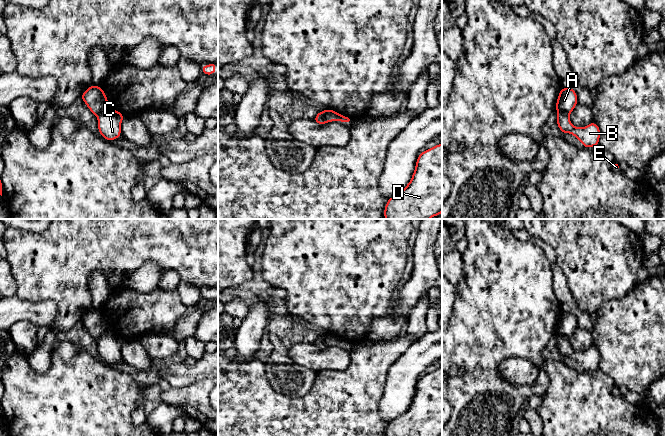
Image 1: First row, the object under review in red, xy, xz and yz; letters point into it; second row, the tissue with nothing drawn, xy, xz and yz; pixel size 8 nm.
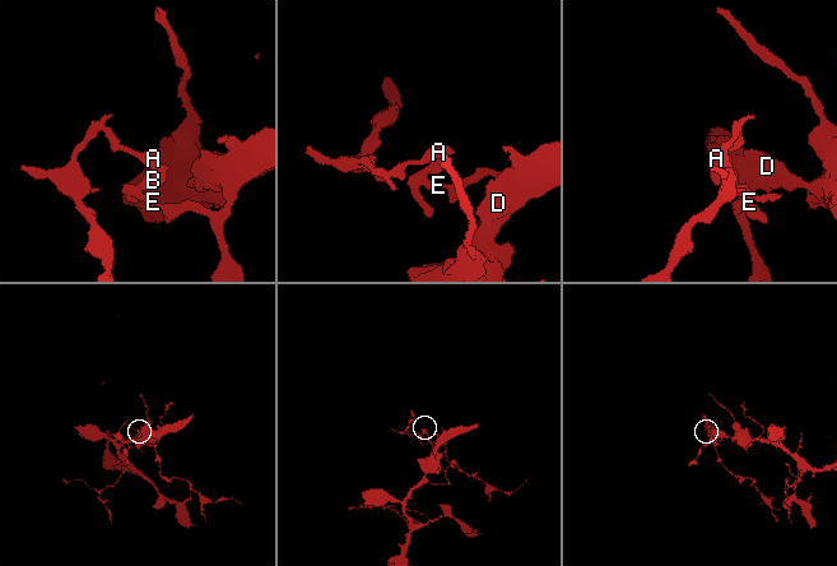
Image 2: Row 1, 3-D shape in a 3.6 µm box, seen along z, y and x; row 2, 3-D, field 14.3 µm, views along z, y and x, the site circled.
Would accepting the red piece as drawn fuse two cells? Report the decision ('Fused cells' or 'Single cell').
Fused cells

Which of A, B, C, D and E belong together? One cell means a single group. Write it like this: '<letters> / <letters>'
A / B C D E

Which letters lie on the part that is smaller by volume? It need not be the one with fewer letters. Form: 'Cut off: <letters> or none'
Cut off: A

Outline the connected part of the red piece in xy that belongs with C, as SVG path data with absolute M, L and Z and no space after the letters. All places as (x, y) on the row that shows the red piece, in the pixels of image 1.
M105 108L97 114L98 131L108 141L121 136L121 122L124 115L111 108Z

